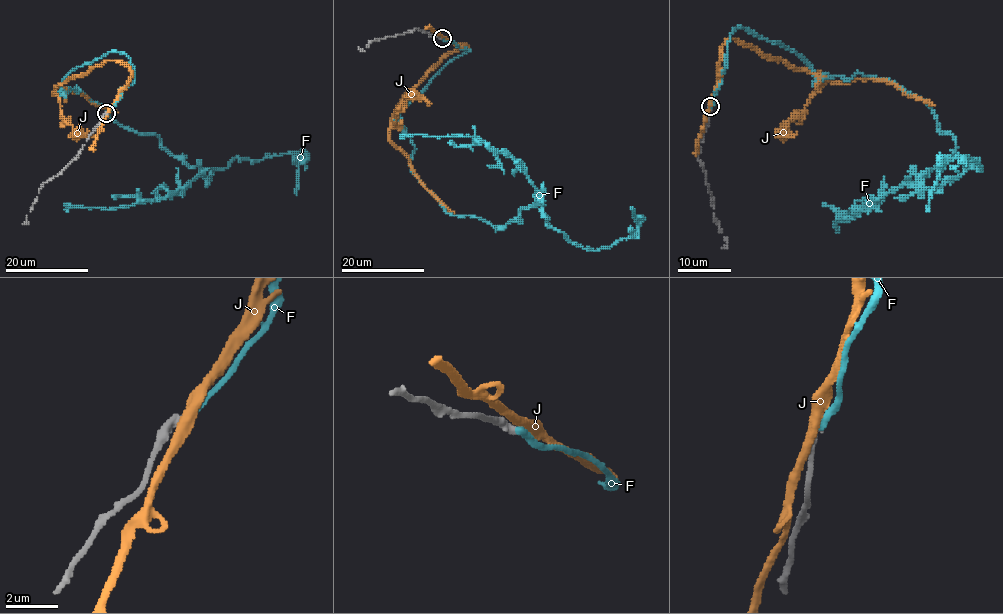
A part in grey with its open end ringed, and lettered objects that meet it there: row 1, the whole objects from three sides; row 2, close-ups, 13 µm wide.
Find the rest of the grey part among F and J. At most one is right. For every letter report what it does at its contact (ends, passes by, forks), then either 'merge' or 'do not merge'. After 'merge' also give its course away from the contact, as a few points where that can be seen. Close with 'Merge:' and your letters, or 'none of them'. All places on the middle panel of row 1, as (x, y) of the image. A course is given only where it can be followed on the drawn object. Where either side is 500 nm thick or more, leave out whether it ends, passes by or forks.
F: it ends; do not merge
J: it passes by; do not merge
Merge: none of them

